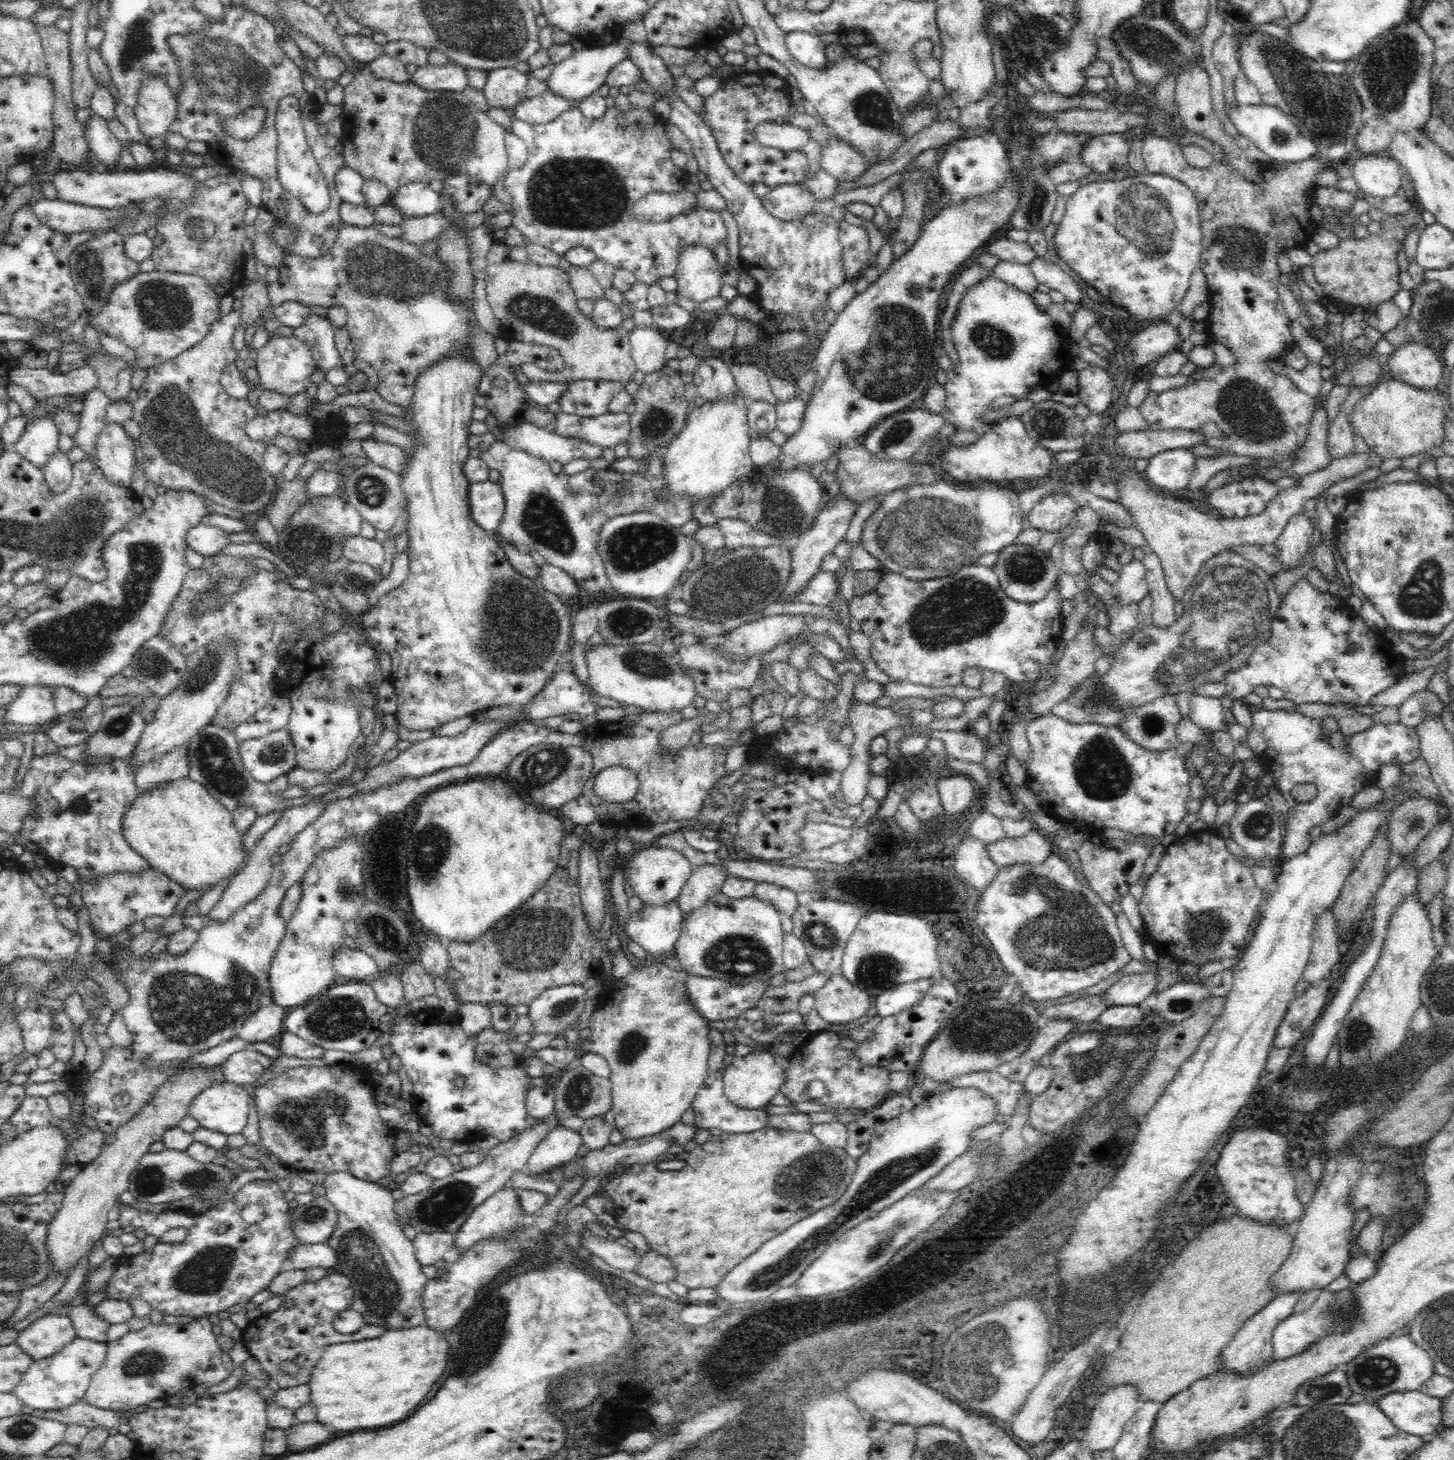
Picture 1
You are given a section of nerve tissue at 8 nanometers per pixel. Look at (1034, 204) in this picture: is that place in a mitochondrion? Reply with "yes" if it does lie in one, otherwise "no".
yes

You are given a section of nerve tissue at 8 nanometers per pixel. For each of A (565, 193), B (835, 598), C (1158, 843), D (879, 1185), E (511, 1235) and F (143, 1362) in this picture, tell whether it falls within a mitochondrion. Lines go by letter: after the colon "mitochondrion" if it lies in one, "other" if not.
A: mitochondrion
B: other
C: other
D: mitochondrion
E: other
F: mitochondrion

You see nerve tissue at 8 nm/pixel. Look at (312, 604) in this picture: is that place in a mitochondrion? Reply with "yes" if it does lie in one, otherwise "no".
no

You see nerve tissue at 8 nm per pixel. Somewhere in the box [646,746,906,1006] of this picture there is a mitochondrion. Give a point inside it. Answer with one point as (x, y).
(735, 955)

